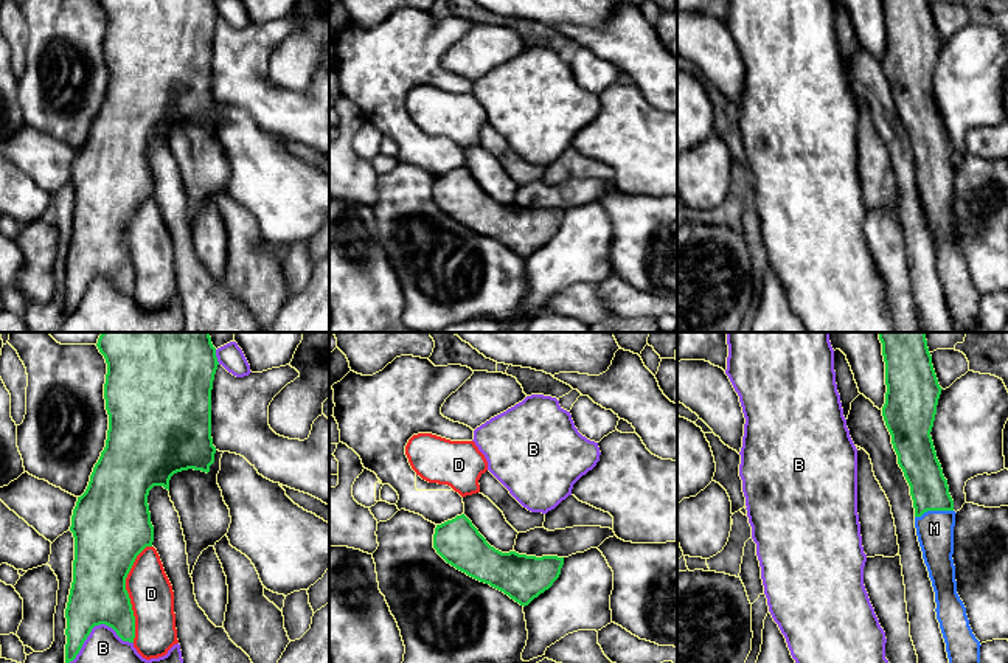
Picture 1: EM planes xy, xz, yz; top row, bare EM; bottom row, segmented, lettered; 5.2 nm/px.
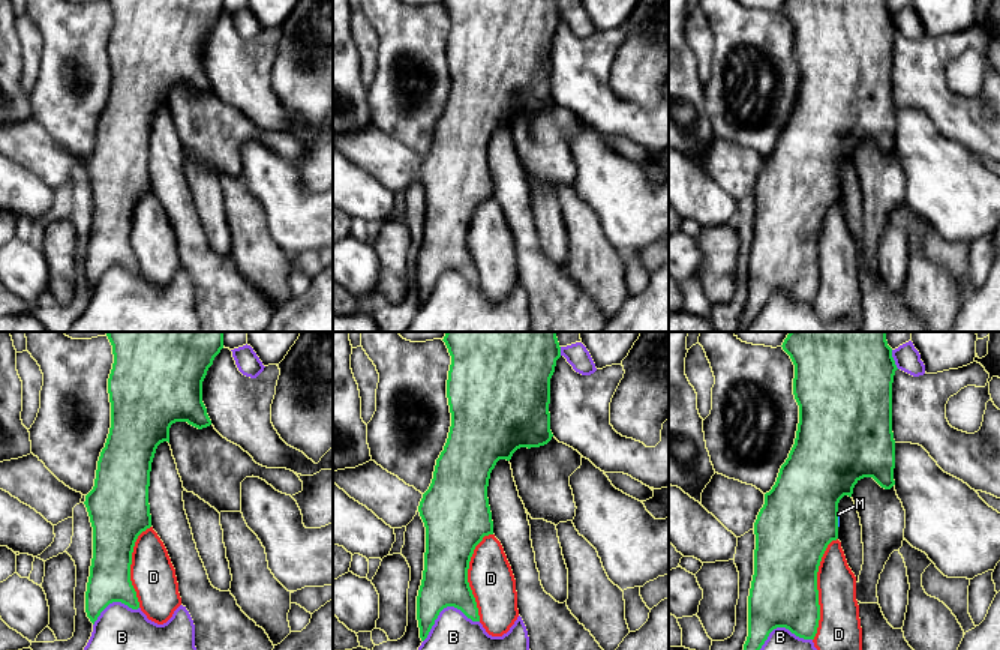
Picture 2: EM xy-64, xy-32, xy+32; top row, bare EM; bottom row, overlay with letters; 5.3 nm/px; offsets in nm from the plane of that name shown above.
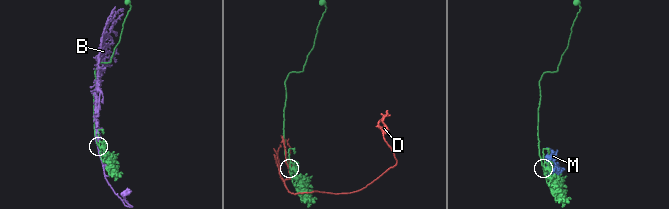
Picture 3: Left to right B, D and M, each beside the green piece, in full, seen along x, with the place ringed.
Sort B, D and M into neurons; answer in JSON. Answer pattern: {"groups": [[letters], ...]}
{"groups": [["B"], ["D"], ["M"]]}

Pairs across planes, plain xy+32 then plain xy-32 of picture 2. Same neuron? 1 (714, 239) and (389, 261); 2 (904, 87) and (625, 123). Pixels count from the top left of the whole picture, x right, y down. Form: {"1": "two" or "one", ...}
{"1": "one", "2": "one"}

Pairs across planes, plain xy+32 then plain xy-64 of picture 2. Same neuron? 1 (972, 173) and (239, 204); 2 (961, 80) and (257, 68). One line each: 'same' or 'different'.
1: different
2: different

